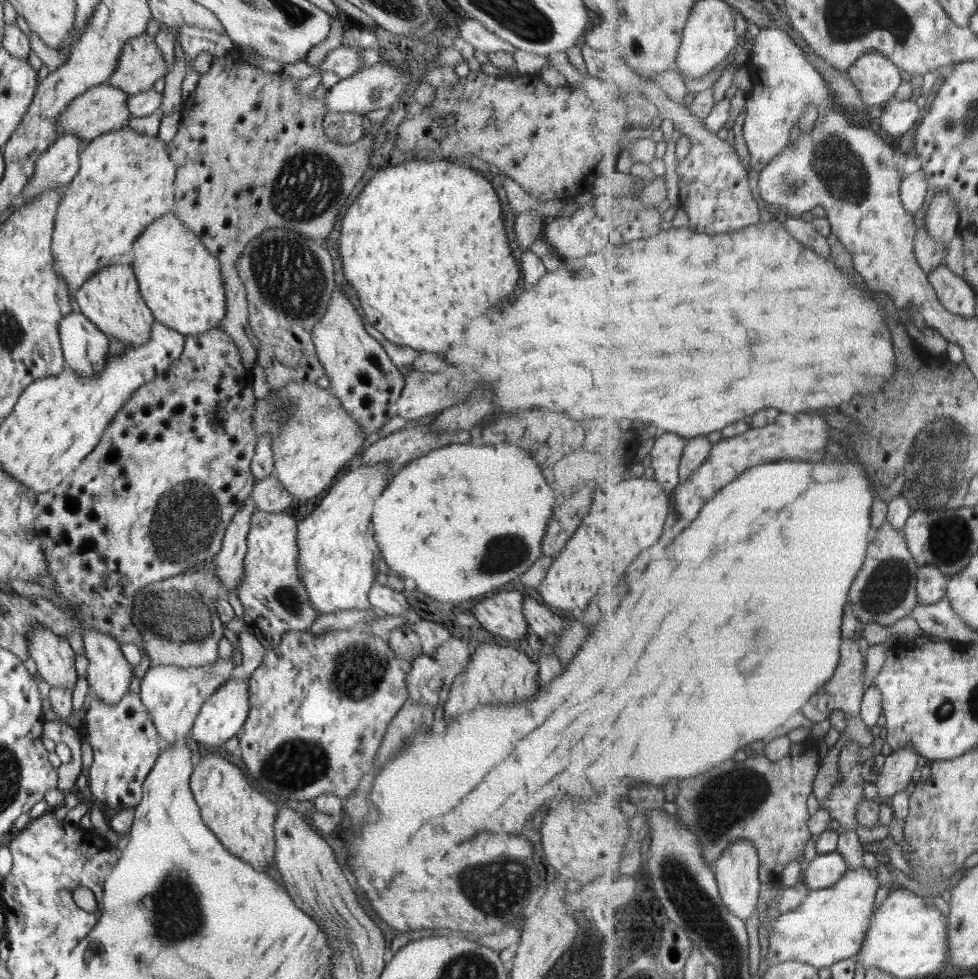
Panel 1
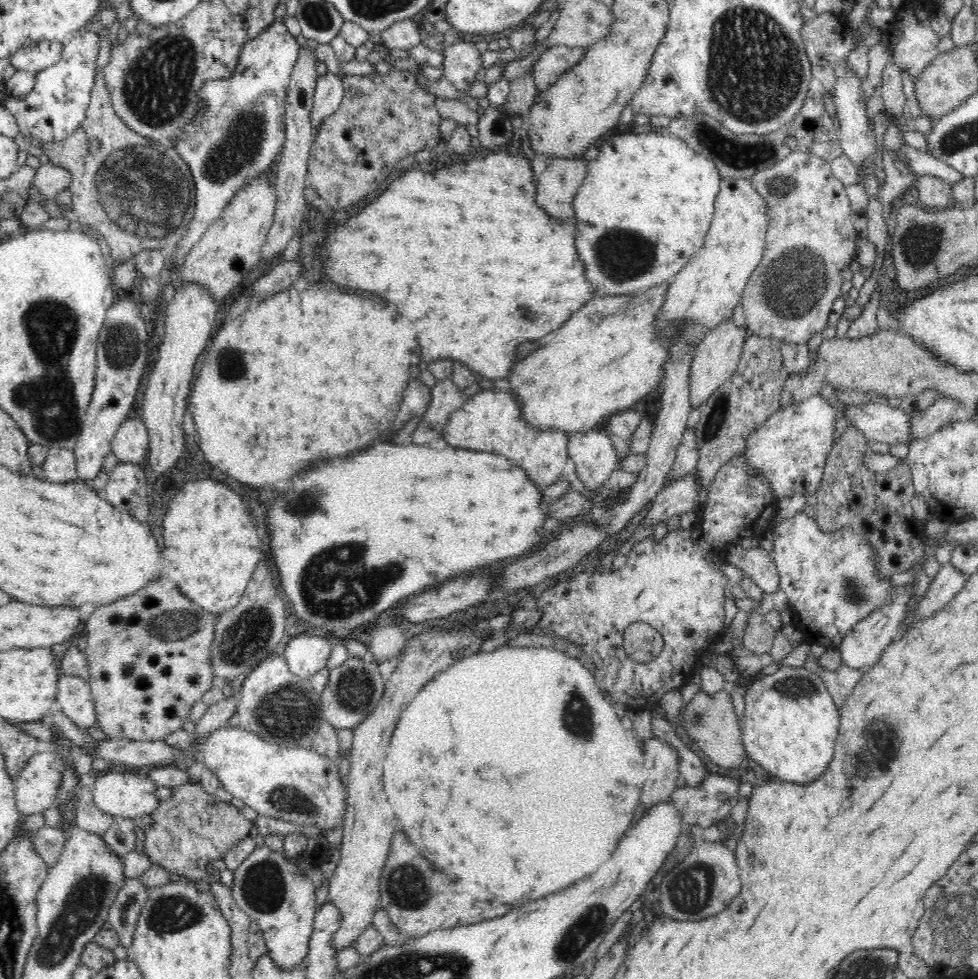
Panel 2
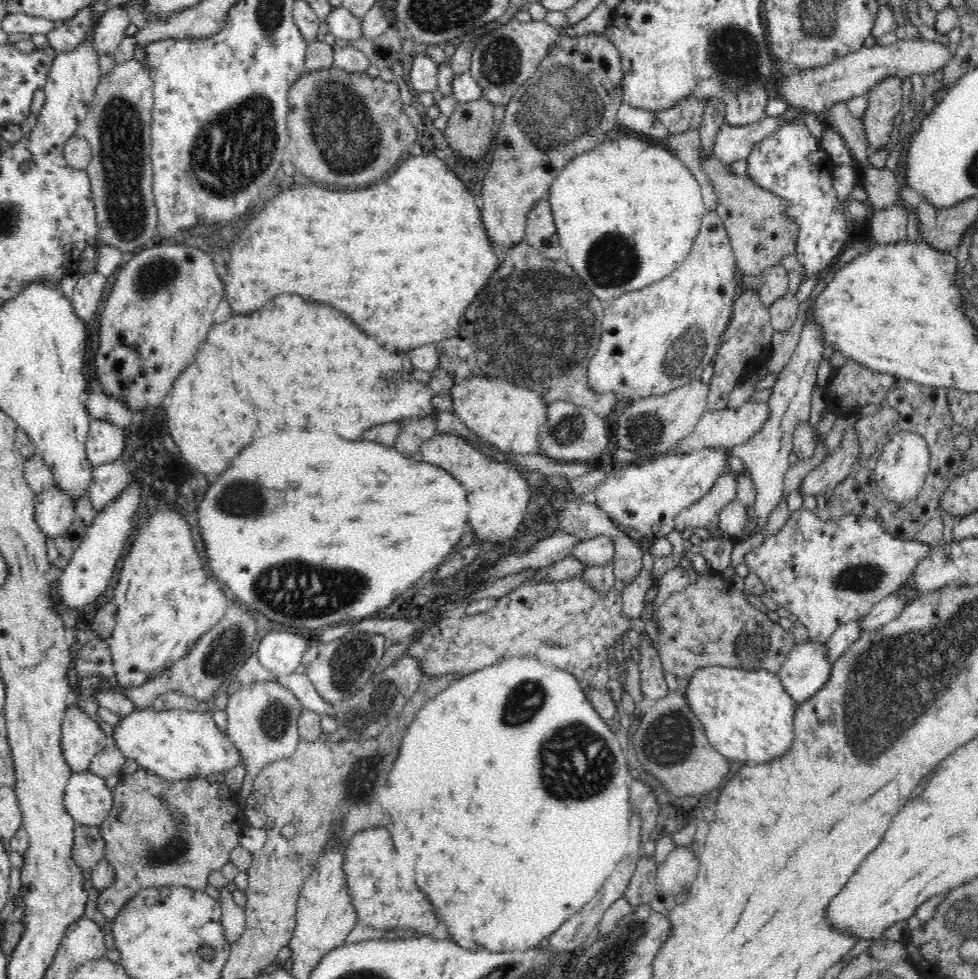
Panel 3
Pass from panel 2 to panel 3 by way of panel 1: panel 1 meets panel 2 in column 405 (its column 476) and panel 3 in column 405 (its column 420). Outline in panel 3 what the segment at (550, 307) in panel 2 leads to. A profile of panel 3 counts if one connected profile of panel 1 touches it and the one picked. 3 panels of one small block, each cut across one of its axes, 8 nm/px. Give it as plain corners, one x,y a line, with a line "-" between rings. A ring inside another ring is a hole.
407,155
396,167
396,172
386,182
370,186
366,190
328,192
318,186
302,186
302,188
284,190
274,200
268,200
264,204
264,208
258,212
258,216
250,220
248,228
242,234
238,234
230,246
230,262
226,261
228,274
222,278
224,288
227,290
228,304
232,306
234,312
250,312
250,310
258,310
264,302
268,302
280,294
294,292
308,300
318,300
320,304
330,304
330,306
346,312
360,326
360,330
374,336
378,342
392,342
407,352
415,350
419,346
438,344
444,338
454,338
460,332
460,320
464,316
464,310
474,302
476,294
480,294
480,290
486,286
490,276
500,266
500,258
496,256
492,242
482,225
480,205
474,202
476,202
474,194
466,187
454,168
435,156
412,158

